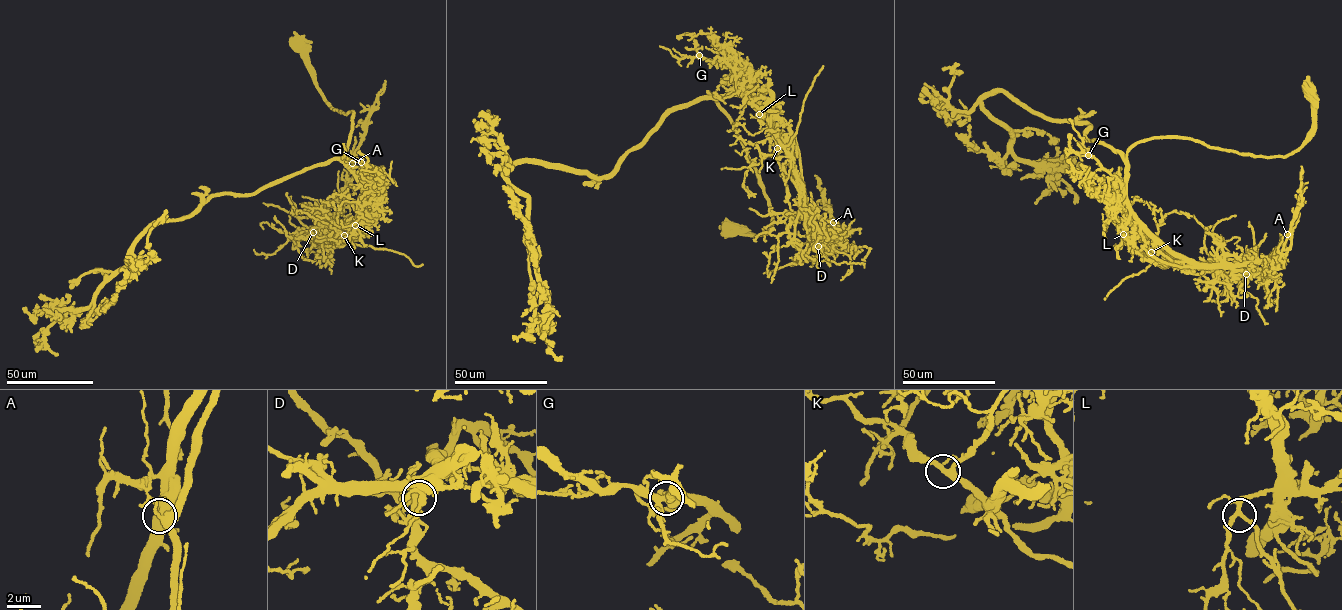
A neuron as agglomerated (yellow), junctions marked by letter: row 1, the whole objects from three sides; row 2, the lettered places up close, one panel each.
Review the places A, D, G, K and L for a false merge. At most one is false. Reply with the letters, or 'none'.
A

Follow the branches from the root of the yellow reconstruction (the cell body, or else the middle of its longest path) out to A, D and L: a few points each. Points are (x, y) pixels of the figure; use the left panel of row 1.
A: (297, 44), (326, 102), (355, 113), (345, 160), (364, 205), (332, 231), (325, 213), (352, 177), (352, 163)
D: (297, 44), (326, 102), (346, 115), (355, 113), (345, 160), (364, 204), (346, 226), (313, 232)
L: (297, 44), (326, 102), (346, 115), (355, 113), (345, 167), (367, 192), (358, 201), (359, 221), (355, 225)

